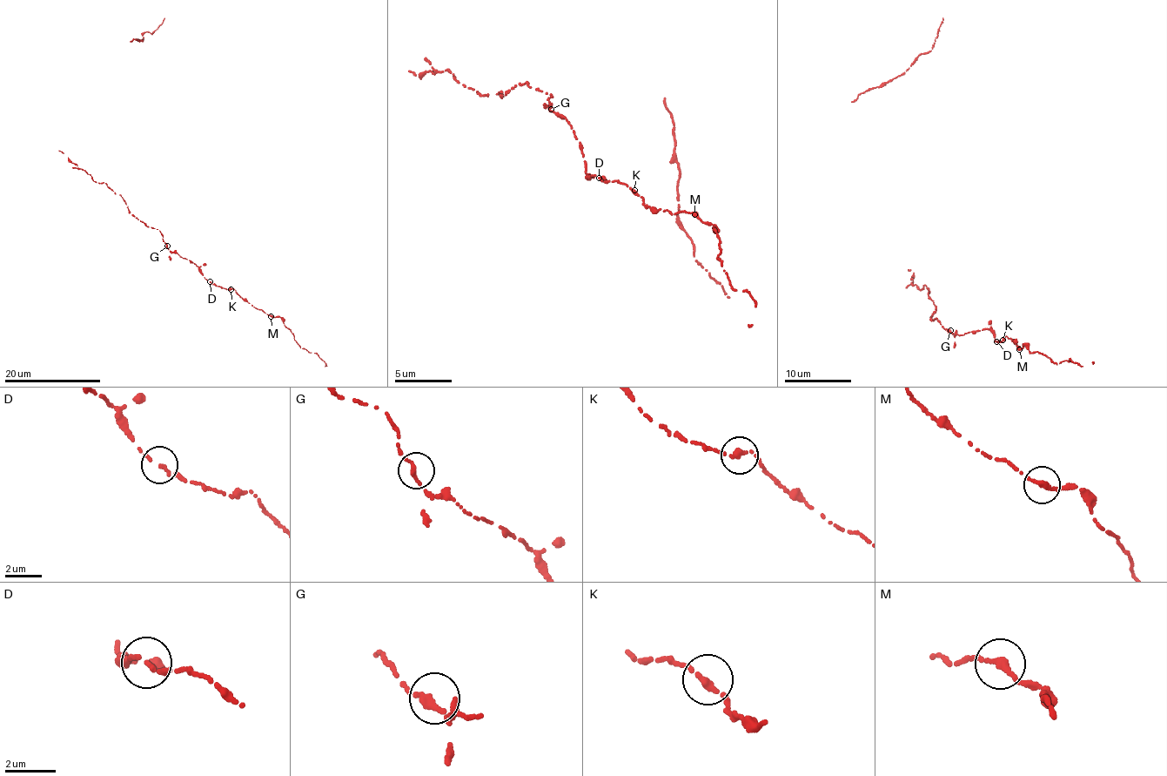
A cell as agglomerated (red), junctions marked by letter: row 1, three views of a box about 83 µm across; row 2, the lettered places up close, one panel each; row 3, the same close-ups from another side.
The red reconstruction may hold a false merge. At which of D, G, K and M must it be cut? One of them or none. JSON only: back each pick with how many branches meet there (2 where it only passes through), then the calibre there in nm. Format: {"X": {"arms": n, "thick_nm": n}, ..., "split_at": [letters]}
{"split_at": []}

